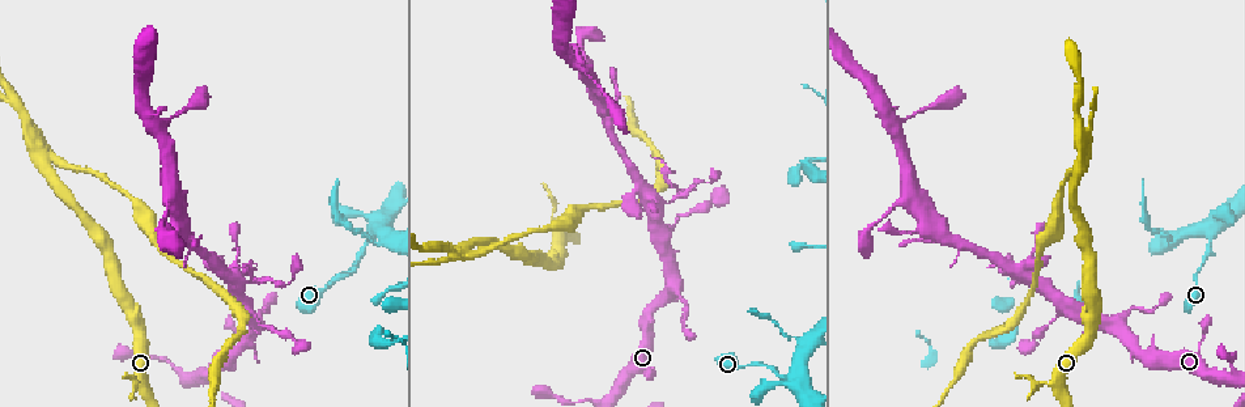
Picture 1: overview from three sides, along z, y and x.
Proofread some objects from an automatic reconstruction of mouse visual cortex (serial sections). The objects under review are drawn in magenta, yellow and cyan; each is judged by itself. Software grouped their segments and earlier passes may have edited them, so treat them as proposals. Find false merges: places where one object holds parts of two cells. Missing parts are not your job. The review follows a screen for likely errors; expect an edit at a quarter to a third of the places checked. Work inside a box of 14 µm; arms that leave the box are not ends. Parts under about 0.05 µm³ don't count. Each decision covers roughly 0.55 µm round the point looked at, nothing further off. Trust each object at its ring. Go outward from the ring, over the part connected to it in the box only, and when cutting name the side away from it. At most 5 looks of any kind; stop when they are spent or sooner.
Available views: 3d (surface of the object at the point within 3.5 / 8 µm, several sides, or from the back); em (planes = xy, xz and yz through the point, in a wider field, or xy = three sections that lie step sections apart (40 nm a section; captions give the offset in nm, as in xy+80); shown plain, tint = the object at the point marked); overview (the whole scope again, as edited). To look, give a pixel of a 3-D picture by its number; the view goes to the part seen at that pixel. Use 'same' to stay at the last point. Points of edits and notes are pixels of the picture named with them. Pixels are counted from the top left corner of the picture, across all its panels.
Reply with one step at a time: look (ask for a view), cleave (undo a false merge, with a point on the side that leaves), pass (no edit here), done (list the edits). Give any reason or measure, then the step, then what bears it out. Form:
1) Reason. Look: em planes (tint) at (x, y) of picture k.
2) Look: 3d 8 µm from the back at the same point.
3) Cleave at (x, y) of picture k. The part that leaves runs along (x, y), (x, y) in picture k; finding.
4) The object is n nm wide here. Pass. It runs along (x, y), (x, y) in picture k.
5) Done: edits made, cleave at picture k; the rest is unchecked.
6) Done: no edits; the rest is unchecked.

Look: 3d 3.5 µm at (1209, 229) of picture 1.

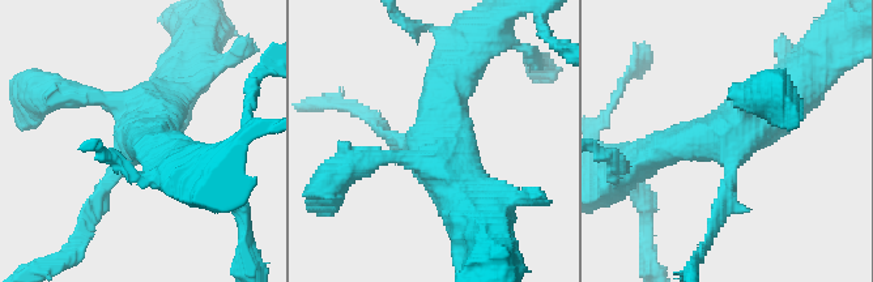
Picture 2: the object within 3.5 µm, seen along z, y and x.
4 arms meet here; the arms are 200, 200, 450, 500 nm wide. Look: em xy step 2 (tint) at (728, 143) of picture 2.

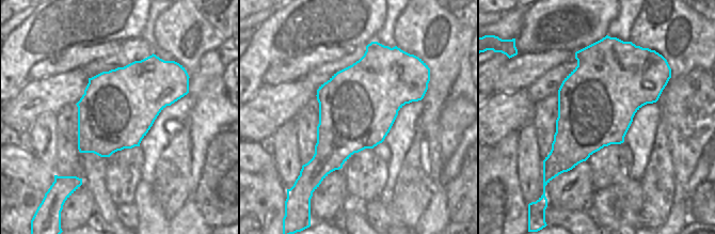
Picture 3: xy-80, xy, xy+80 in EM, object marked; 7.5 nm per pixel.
Pass. It runs along (386, 135), (433, 139), (461, 68) in picture 2; one cell here.

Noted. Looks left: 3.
Sharp bend. Look: 3d 3.5 µm at (677, 191) of picture 1.

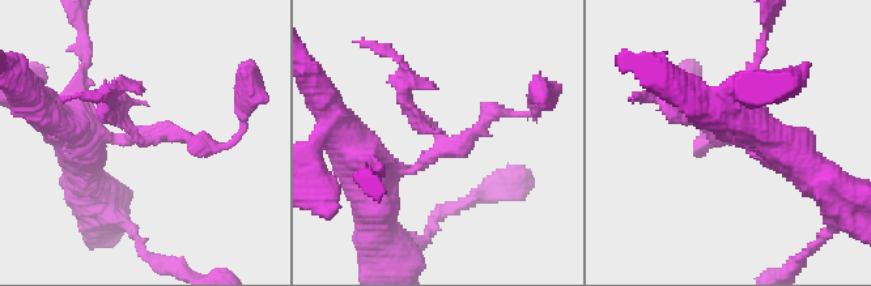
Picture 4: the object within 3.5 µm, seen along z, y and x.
Need the tissue. Look: em xy step 5 (tint) at (443, 148) of picture 4.

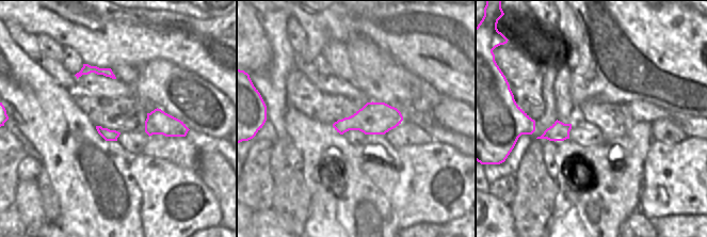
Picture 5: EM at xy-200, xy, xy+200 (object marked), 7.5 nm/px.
Cleave at (412, 119) of picture 4. The part that leaves runs along (434, 126), (407, 109), (398, 59), (370, 46) in picture 4; a second cell is stuck on.

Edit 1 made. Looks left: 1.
Done: edits made, cleave at picture 4; the rest is unchecked.

